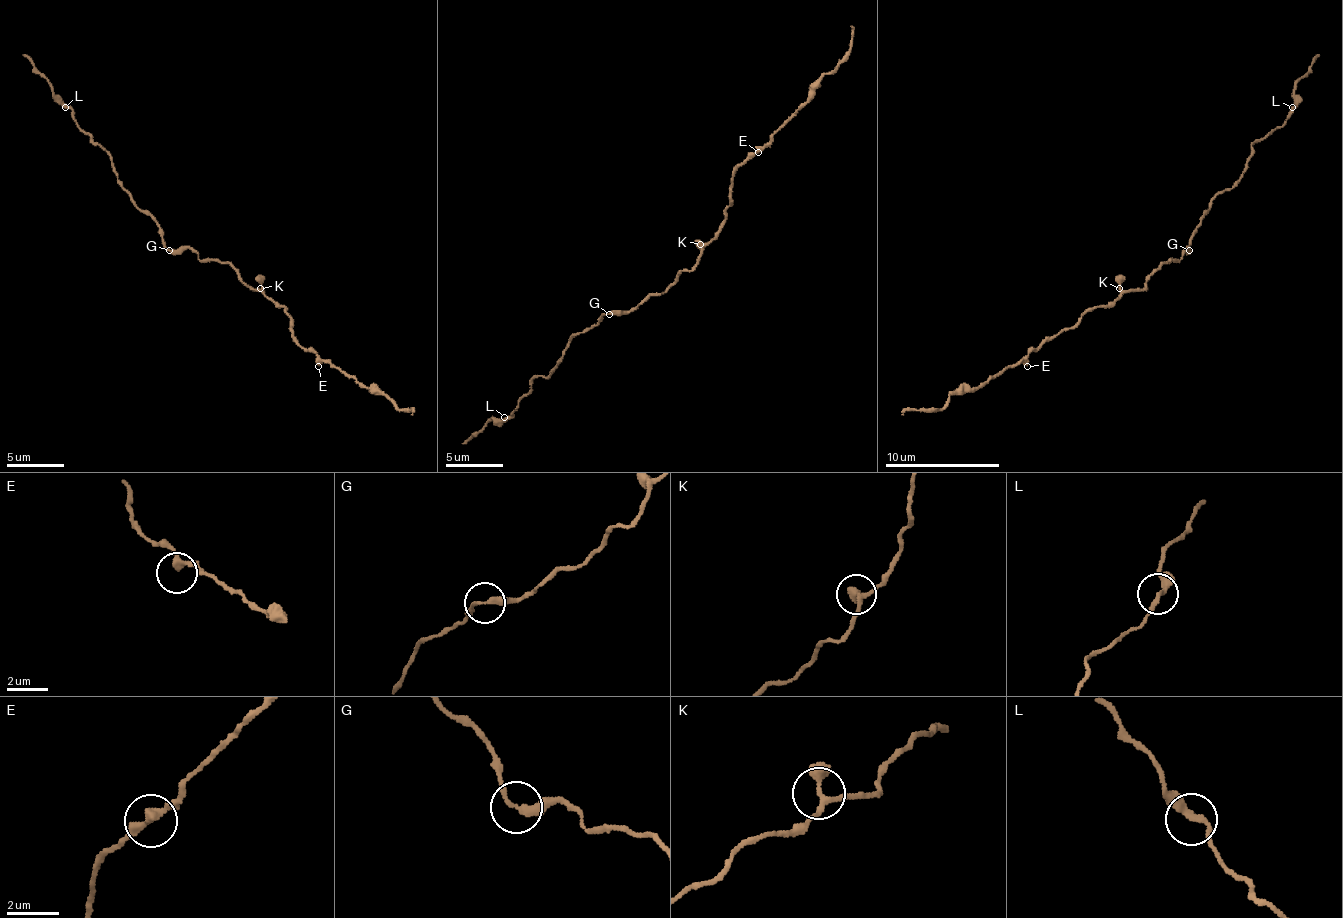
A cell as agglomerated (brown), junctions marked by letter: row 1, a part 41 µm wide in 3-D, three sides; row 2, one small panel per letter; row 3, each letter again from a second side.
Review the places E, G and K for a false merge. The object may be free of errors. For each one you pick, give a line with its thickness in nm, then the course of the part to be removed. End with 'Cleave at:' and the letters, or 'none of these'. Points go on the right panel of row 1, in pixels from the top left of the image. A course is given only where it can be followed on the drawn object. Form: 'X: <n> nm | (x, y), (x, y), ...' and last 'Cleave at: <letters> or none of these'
Cleave at: none of these

